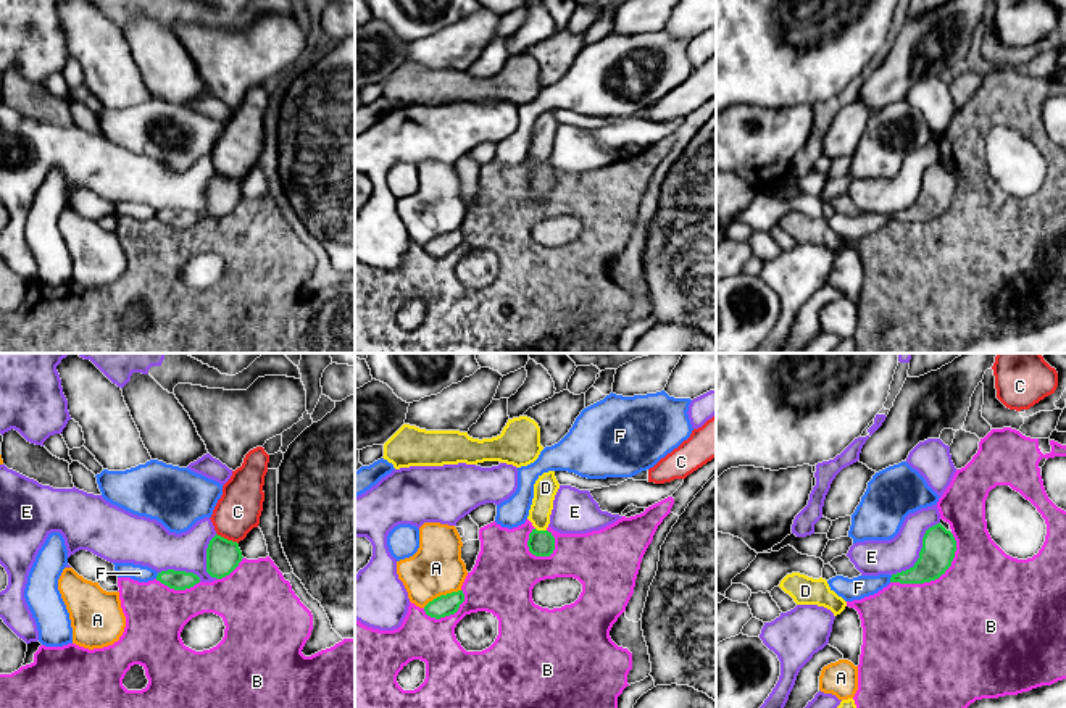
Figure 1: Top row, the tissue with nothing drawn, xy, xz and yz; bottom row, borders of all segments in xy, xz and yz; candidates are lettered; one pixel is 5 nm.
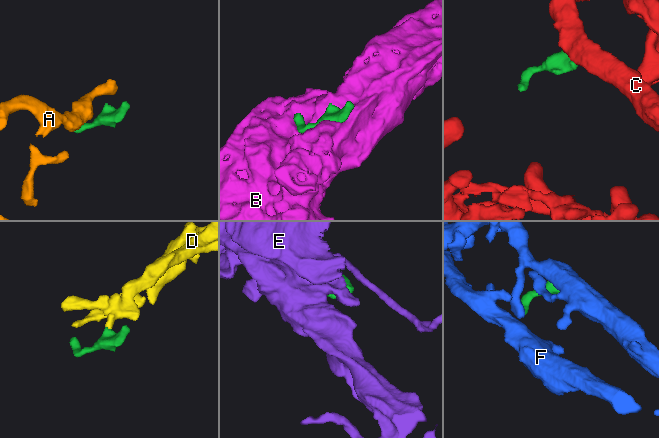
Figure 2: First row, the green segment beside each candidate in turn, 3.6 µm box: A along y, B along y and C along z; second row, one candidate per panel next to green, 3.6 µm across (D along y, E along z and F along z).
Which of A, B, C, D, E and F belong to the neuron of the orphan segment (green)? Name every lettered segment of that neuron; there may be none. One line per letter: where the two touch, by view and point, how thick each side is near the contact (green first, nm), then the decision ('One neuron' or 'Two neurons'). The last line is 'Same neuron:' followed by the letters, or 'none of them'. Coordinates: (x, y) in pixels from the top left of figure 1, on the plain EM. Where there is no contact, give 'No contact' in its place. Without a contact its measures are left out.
A: Touches green at xz (441, 234). Thickness 110 nm (green) against 260 nm. Two neurons
B: Touches green at yz (936, 216). Thickness 170 nm (green) against 480 nm. Two neurons
C: Touches green at xy (226, 178). Thickness 170 nm (green) against 220 nm. Two neurons
D: Touches green at xz (541, 170). Thickness 130 nm (green) against 120 nm. One neuron
E: Touches green at yz (920, 192). Thickness 170 nm (green) against 180 nm. Two neurons
F: Touches green at xy (157, 215). Thickness 100 nm (green) against 80 nm. Two neurons
Same neuron: D

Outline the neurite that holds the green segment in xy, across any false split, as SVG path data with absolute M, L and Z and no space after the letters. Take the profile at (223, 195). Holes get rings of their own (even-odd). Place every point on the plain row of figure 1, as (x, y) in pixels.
M216 173L206 187L206 211L211 216L223 218L239 205L242 197L237 181Z

